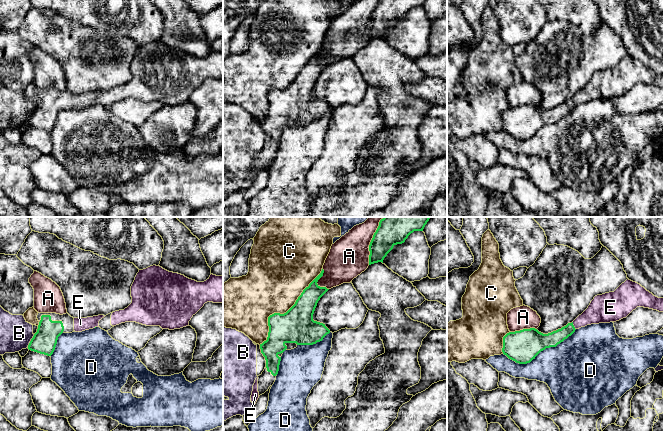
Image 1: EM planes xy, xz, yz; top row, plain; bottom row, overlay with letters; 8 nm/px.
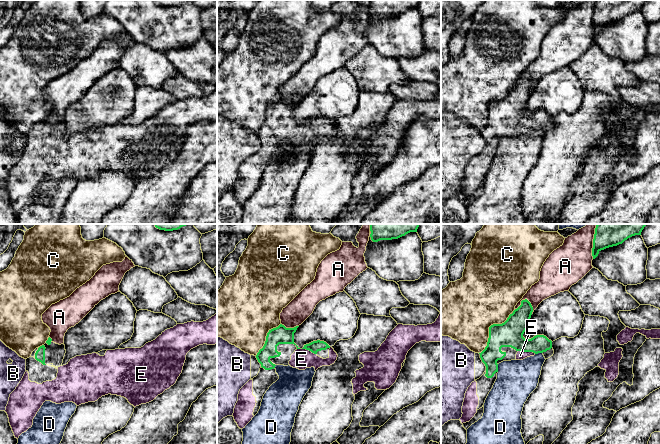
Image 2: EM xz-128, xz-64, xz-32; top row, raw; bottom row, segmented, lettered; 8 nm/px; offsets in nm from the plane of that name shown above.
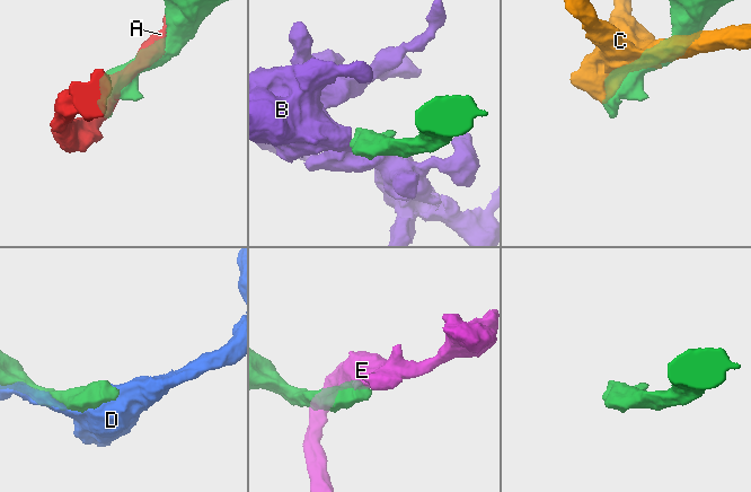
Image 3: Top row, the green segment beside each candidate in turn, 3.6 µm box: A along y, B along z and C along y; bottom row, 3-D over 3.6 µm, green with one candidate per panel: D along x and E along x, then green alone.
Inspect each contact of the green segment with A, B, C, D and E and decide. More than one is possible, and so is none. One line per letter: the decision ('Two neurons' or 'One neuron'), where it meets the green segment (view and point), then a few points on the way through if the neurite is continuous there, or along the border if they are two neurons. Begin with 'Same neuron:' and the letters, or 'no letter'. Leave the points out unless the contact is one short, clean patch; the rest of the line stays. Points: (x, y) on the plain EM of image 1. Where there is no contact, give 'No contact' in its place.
Same neuron: E
A: Two neurons. Touches green at xz (370, 20)
B: Two neurons. Touches green at xy (30, 117). Boundary: xy (34, 110), (27, 123)
C: Two neurons. Touches green at xz (284, 89)
D: Two neurons. Touches green at yz (539, 128)
E: One neuron. Touches green at yz (573, 102). Path across: yz (552, 115), (573, 102), (599, 87)

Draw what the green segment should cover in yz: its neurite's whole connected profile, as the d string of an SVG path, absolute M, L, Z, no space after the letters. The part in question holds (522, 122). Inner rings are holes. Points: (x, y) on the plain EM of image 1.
M627 55L614 68L595 72L581 91L561 105L548 110L535 104L507 109L503 113L502 128L516 139L527 140L546 124L556 123L576 105L619 97L637 83L663 88L663 74L654 72L640 60Z

